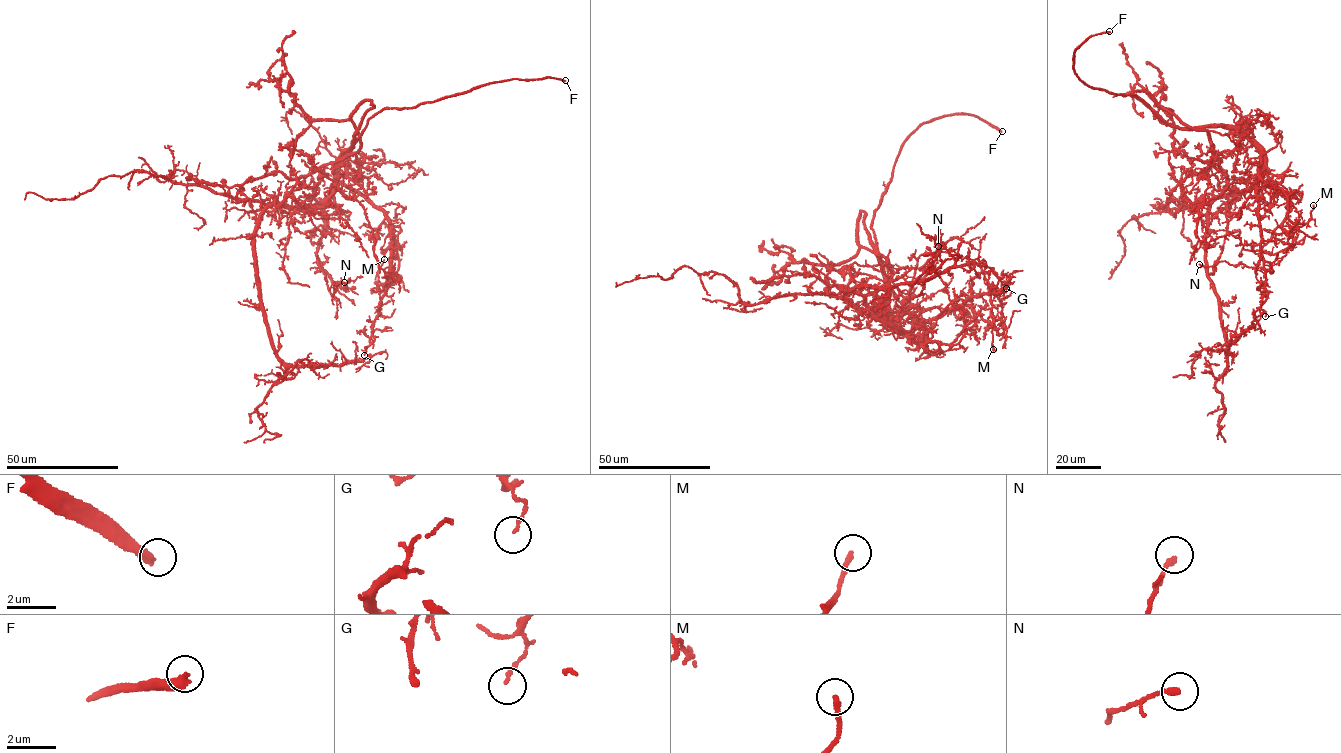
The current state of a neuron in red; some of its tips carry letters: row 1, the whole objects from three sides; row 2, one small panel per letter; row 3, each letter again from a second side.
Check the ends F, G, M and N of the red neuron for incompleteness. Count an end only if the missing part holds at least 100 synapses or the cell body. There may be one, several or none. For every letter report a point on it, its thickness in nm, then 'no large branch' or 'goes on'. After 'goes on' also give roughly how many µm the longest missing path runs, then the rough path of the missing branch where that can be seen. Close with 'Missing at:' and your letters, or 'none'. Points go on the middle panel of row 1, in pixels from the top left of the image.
F: at (1002, 131); 340 nm thick; goes on; about 25 µm are missing; missing branch runs (1002, 131), (1026, 150), (1033, 150), (1044, 140)
G: at (1006, 288); 120 nm thick; no large branch
M: at (993, 349); 200 nm thick; no large branch
N: at (938, 246); 220 nm thick; no large branch
Missing at: F

